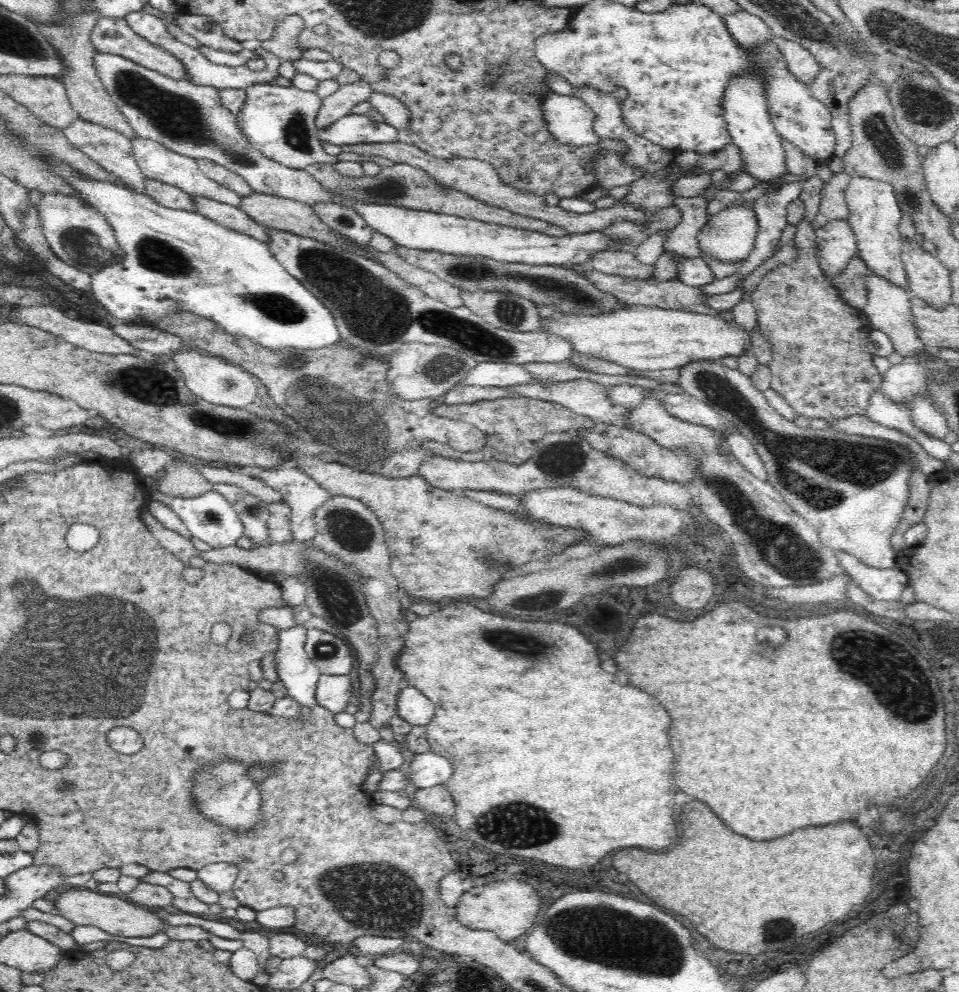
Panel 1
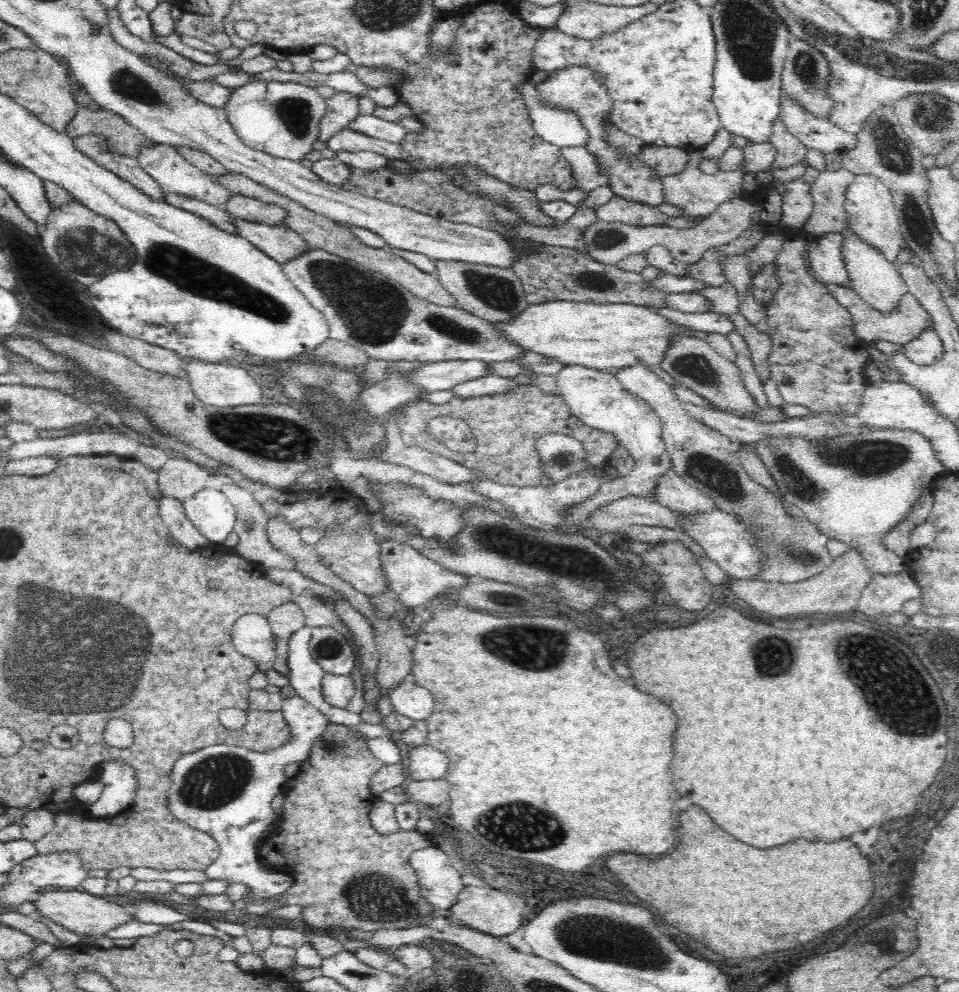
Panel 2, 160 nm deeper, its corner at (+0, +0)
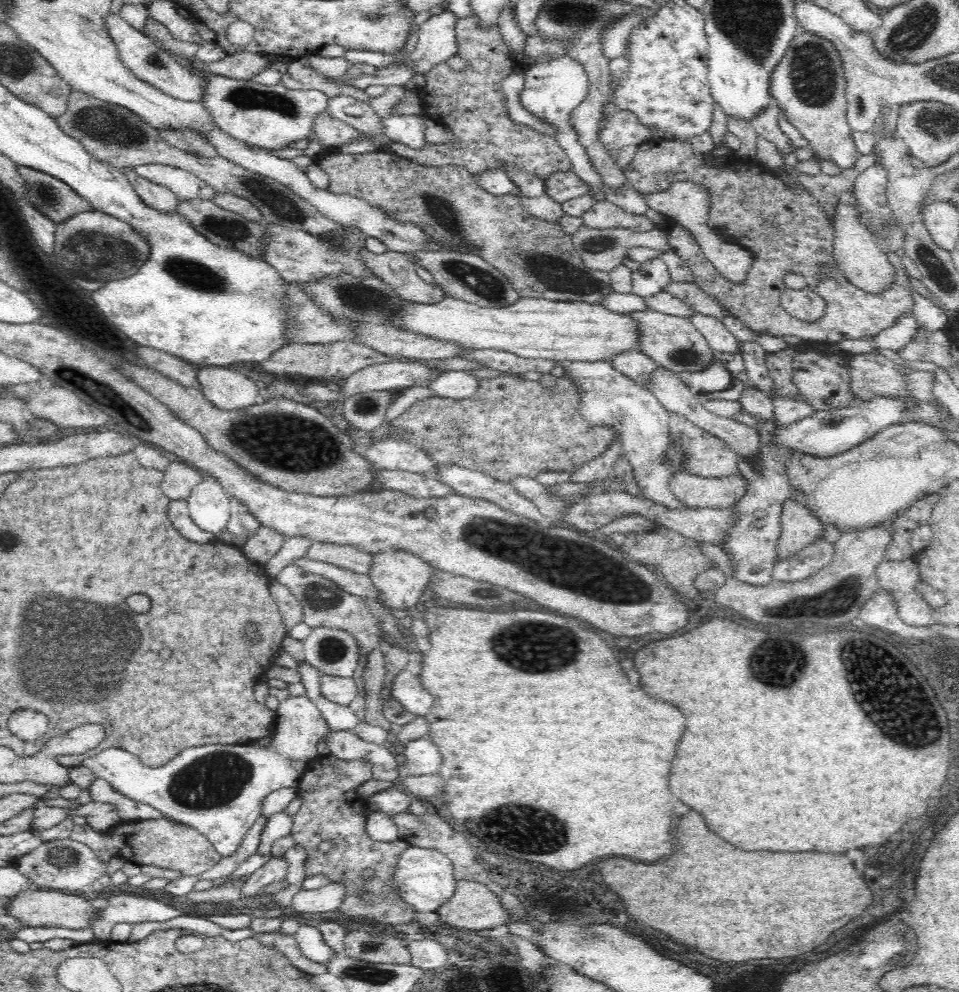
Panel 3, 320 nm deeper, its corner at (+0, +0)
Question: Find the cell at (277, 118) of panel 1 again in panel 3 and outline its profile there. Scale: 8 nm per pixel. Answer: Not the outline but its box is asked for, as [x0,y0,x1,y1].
[191,69,329,150]

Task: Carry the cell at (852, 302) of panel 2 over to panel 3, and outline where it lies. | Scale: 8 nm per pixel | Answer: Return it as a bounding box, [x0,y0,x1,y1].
[624,137,915,342]

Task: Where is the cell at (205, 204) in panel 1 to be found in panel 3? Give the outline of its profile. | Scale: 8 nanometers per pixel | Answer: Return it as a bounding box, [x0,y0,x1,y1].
[262,225,375,283]

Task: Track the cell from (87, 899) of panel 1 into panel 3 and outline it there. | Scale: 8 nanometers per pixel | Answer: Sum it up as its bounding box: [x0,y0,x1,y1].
[6,889,100,929]

